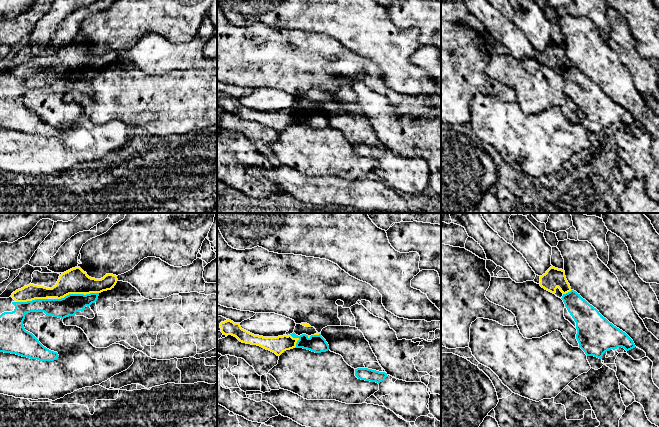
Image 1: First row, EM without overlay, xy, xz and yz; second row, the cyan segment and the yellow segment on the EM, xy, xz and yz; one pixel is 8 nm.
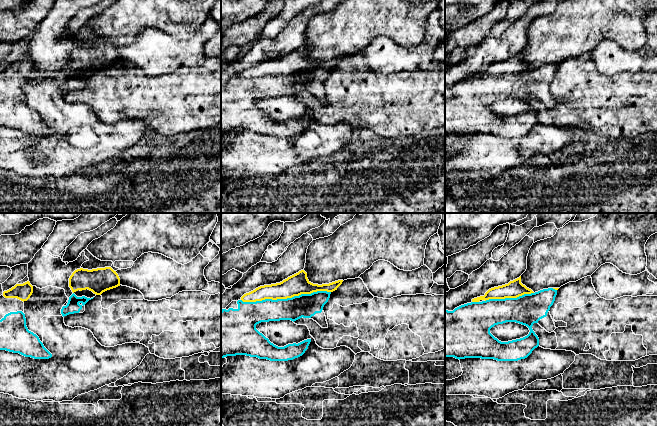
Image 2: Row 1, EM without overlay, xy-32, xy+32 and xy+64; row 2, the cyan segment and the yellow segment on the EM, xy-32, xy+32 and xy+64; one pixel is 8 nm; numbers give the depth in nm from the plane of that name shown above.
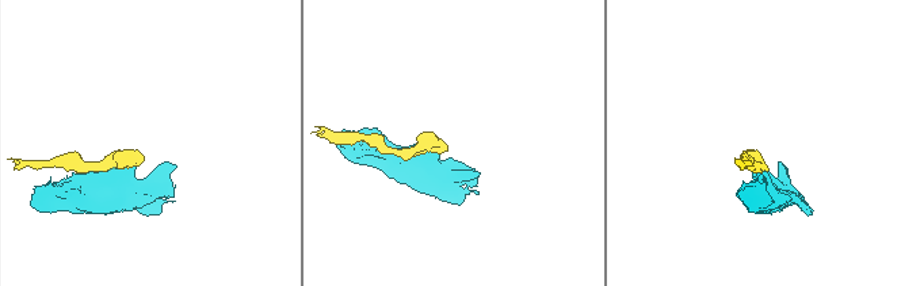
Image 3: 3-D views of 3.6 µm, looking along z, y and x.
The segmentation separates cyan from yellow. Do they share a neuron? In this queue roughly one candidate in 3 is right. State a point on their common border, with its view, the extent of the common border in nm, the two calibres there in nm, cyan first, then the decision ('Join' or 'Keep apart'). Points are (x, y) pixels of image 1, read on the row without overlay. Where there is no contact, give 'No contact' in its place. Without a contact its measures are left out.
Touches cyan at xy (77, 70). Shared border 340 nm. Thickness 160 nm (cyan) against 200 nm. Keep apart

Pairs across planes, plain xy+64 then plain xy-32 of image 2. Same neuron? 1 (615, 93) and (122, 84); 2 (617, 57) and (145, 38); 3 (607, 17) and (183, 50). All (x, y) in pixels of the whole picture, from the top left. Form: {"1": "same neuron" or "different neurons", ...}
{"1": "same neuron", "2": "same neuron", "3": "different neurons"}

